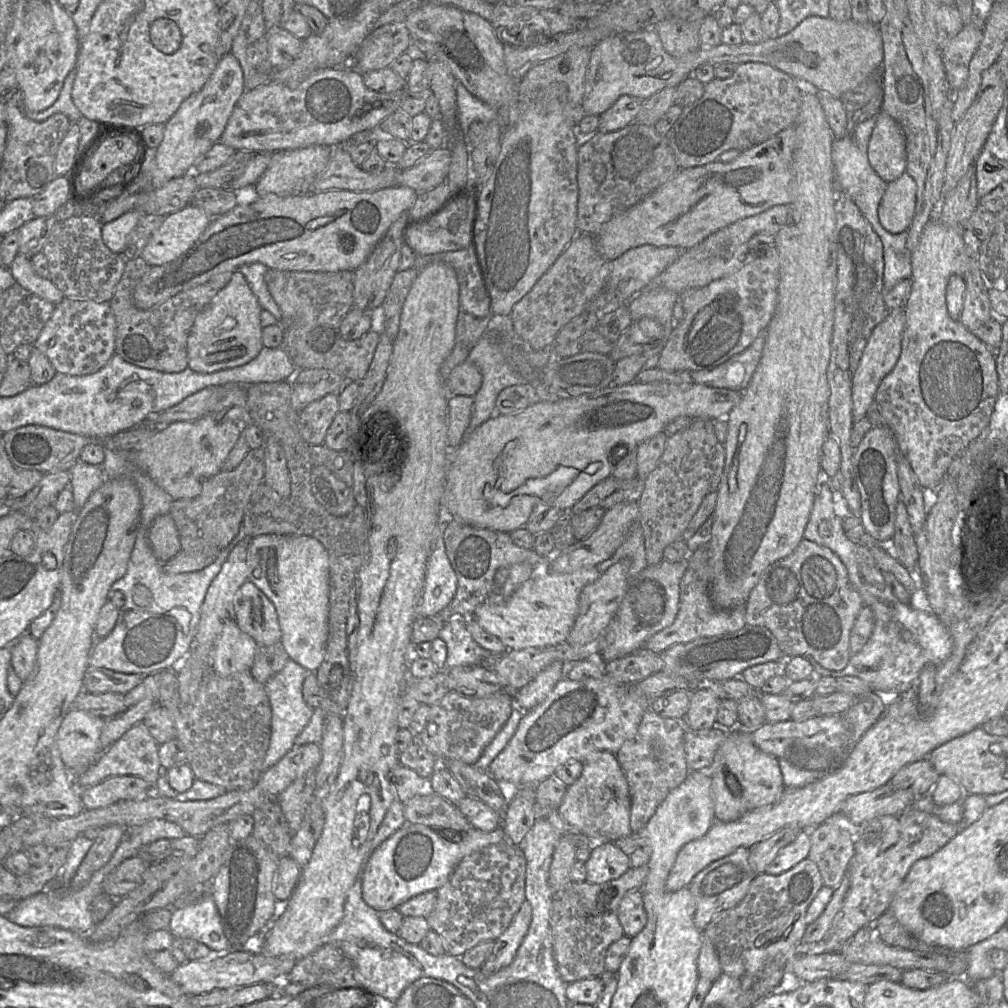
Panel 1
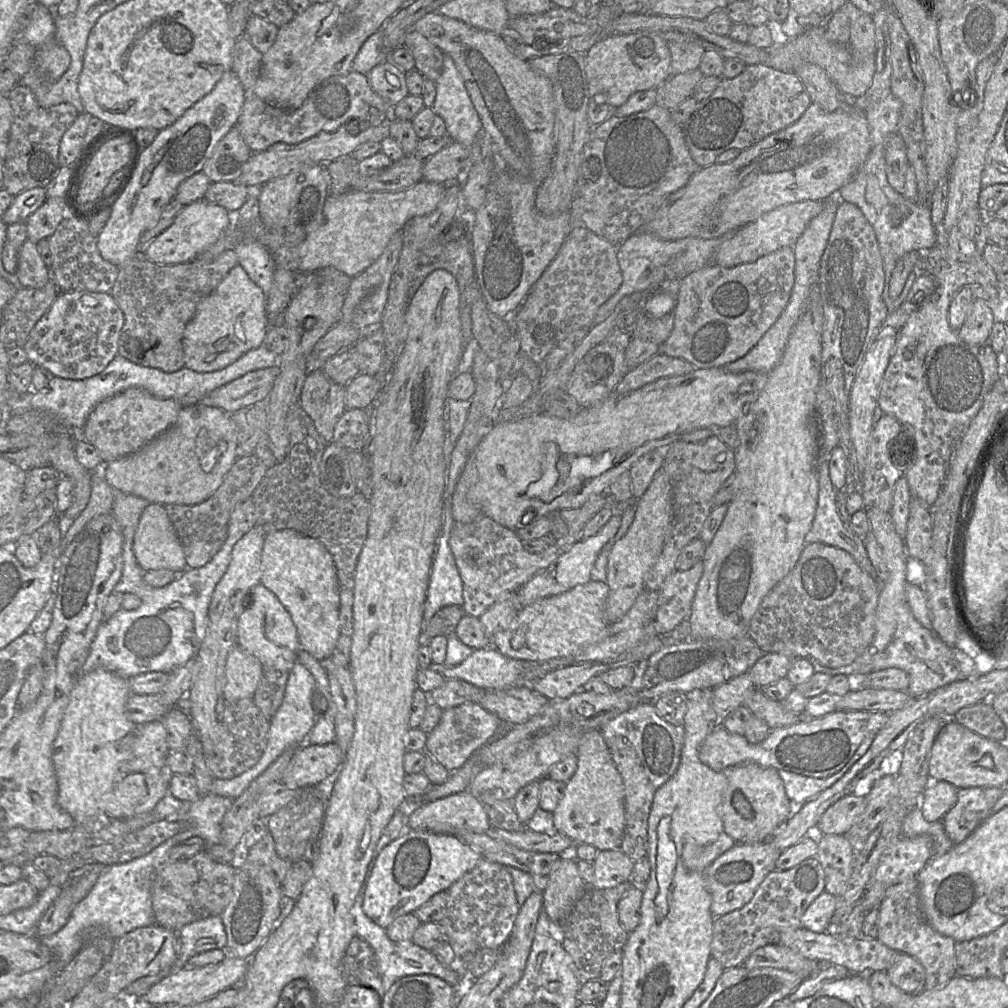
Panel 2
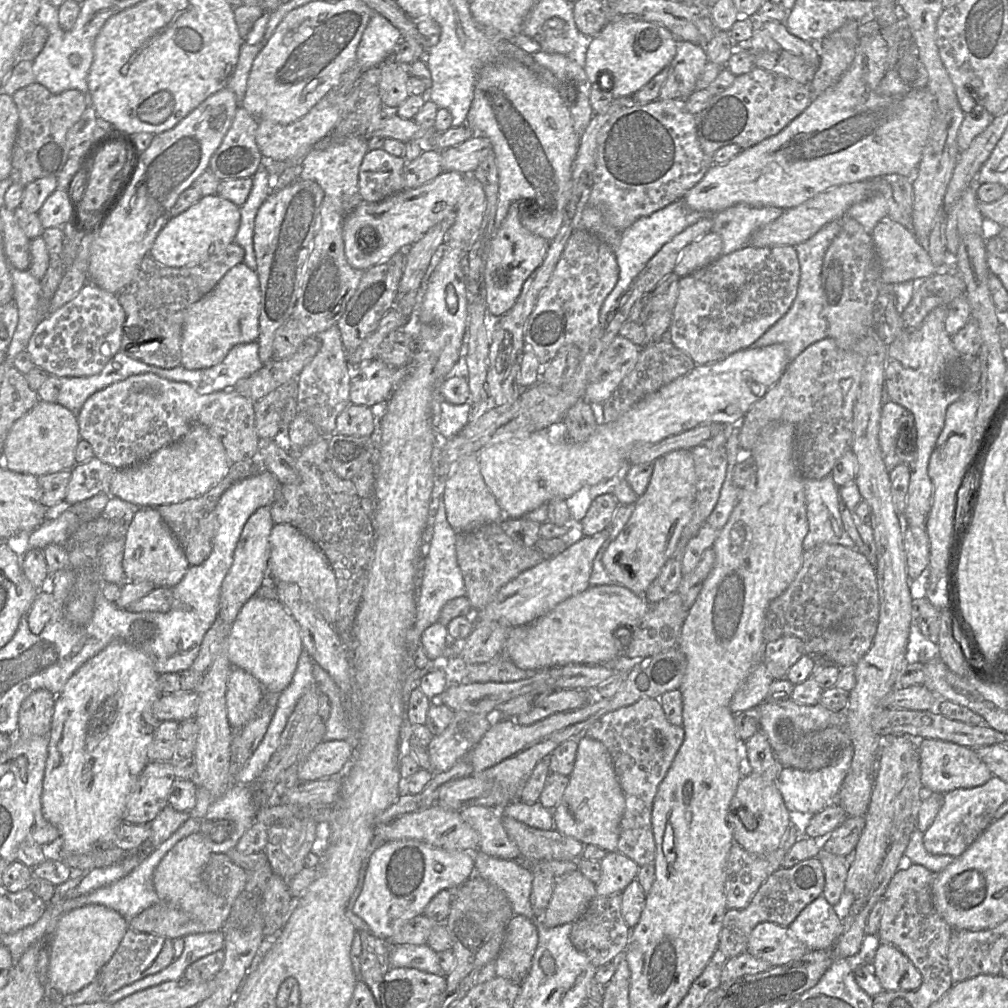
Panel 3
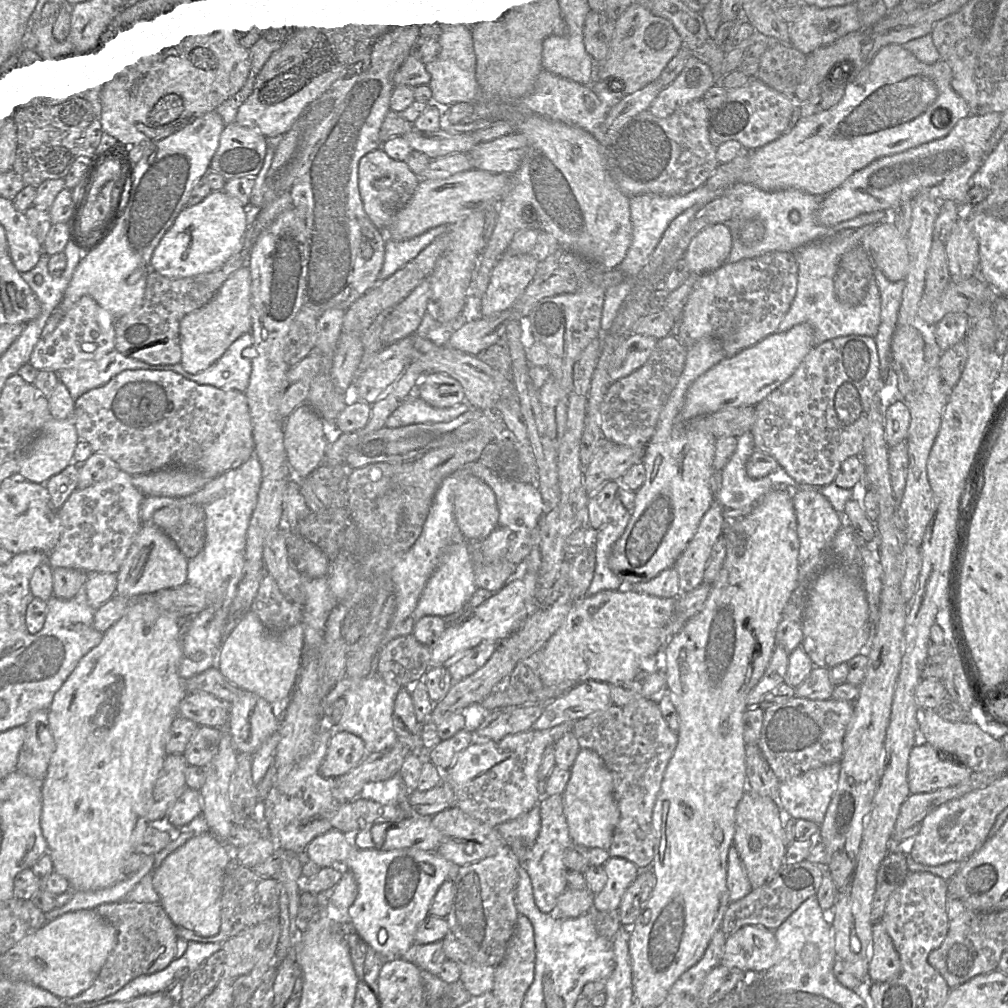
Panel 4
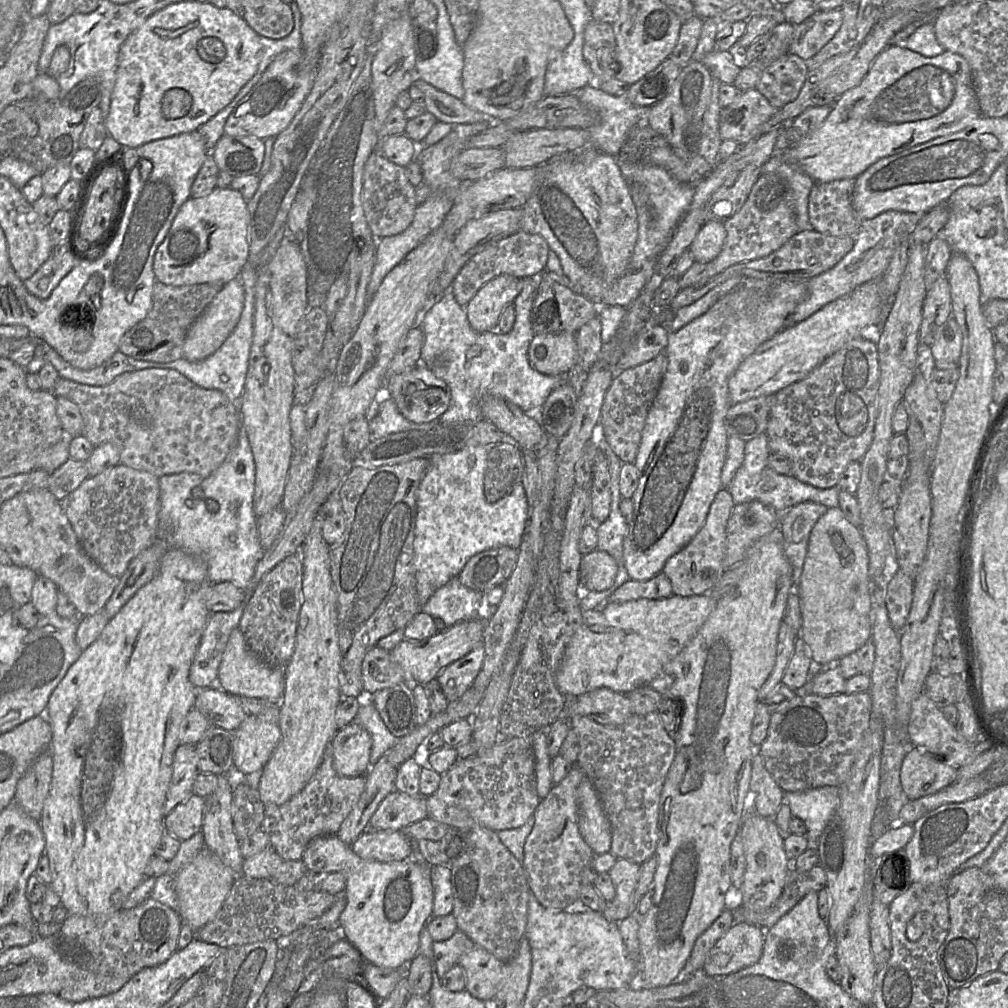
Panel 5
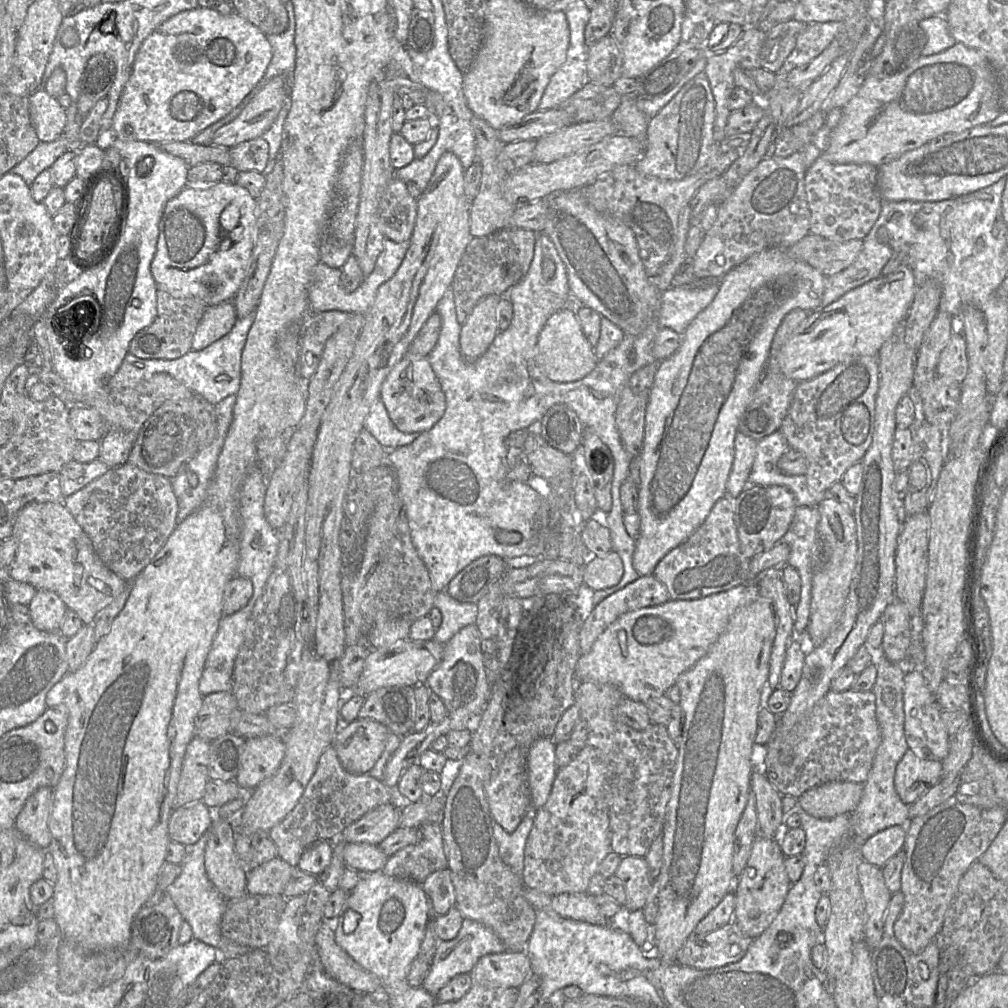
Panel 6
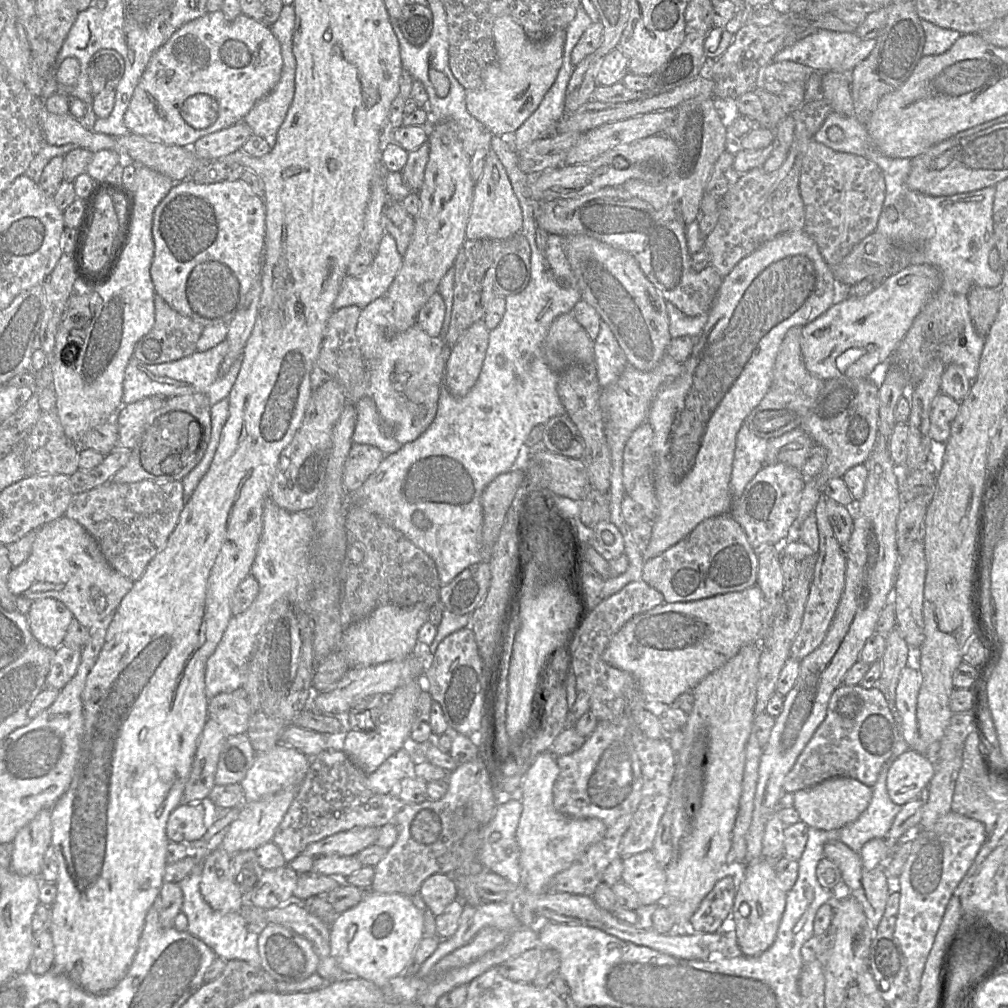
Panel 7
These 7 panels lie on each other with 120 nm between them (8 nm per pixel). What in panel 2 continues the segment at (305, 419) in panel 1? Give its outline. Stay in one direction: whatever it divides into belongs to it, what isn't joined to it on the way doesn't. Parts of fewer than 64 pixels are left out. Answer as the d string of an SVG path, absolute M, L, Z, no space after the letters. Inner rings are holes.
M322 368L315 369L304 380L299 404L320 436L331 442L334 427L346 410L345 386L332 382Z

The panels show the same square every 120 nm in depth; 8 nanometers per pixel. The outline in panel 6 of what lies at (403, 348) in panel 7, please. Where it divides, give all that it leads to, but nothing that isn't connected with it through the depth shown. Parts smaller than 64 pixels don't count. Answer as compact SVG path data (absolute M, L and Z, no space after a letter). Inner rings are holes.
M407 353L385 378L379 399L398 430L422 434L430 430L443 416L446 400L441 385L427 357Z

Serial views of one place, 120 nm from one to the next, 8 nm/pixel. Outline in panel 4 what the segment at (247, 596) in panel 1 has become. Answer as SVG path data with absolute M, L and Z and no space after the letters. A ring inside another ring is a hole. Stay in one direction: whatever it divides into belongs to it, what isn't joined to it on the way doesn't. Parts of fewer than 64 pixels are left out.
M251 610L222 643L217 668L231 684L254 693L269 704L287 702L301 667L304 627L298 623L283 632L269 632Z

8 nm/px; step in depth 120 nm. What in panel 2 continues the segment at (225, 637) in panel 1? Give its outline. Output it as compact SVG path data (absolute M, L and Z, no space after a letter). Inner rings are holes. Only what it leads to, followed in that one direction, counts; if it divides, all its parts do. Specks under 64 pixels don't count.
M235 645L229 652L225 671L223 696L226 703L252 698L262 674L262 664L252 654Z

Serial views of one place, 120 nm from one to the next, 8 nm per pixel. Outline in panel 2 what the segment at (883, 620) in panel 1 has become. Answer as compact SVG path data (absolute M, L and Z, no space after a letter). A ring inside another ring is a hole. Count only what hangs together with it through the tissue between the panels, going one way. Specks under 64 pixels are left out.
M819 457L817 473L819 481L817 508L811 529L804 538L805 544L824 543L840 548L848 552L862 570L869 573L873 578L876 578L876 573L869 559L864 539L857 536L849 526L846 526L839 516L837 509L837 489L832 484L828 461L825 457ZM901 603L896 606L896 620L897 628L894 637L882 652L871 655L874 650L874 646L871 644L854 662L838 668L825 667L811 657L807 657L807 659L813 665L814 672L822 672L831 676L843 674L848 677L858 678L887 668L900 668L908 674L909 685L906 691L912 698L924 696L955 681L983 675L978 673L971 657L957 647L947 645L932 629L924 627L914 617L907 603Z

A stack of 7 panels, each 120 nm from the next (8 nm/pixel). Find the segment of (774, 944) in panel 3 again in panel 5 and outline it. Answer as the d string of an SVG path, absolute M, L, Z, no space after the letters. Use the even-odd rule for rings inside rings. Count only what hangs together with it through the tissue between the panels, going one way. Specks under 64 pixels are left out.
M734 923L706 956L703 972L709 977L725 976L757 963L762 955L765 931L748 923Z

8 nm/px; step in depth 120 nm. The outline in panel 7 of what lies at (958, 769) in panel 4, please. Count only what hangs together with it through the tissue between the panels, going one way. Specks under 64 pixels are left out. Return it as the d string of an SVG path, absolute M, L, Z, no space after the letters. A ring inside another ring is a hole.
M908 749L891 764L887 774L887 791L891 800L903 806L922 795L935 774L933 760Z

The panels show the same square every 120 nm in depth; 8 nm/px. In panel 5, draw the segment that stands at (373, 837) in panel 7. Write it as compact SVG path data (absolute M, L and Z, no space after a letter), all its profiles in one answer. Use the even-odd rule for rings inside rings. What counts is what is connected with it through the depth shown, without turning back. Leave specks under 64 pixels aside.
M393 790L379 804L367 830L401 831L428 817L426 798Z

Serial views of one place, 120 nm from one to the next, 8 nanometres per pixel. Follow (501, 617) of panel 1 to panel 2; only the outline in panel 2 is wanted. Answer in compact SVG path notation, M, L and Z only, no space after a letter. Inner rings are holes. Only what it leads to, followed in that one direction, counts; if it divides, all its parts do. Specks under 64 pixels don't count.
M589 580L563 593L542 598L522 607L507 629L491 638L491 646L503 655L521 661L569 657L595 642L611 624L604 618L609 586Z

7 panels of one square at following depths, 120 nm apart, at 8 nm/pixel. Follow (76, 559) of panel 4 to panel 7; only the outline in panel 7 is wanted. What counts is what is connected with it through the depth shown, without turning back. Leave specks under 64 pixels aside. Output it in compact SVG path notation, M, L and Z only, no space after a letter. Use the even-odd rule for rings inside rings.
M112 480L88 491L74 494L66 516L80 523L97 541L108 563L131 581L138 580L155 555L166 545L174 531L185 504L182 481L157 483L142 480L135 483L115 483Z

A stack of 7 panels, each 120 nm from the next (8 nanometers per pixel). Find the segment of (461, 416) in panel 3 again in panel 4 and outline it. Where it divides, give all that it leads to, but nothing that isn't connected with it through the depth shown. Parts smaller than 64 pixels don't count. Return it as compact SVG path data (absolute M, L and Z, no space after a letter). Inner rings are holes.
M413 391L411 396L405 399L387 418L384 427L398 428L412 424L448 423L470 408L466 402L449 408L432 407L416 396Z

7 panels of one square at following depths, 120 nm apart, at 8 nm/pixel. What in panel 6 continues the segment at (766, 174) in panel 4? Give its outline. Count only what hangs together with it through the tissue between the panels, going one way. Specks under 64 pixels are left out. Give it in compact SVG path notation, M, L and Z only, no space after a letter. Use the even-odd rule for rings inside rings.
M960 42L934 55L920 56L898 74L878 78L867 75L858 93L844 107L822 156L836 164L880 167L907 151L945 134L957 134L994 120L1001 112L999 85L985 54Z

